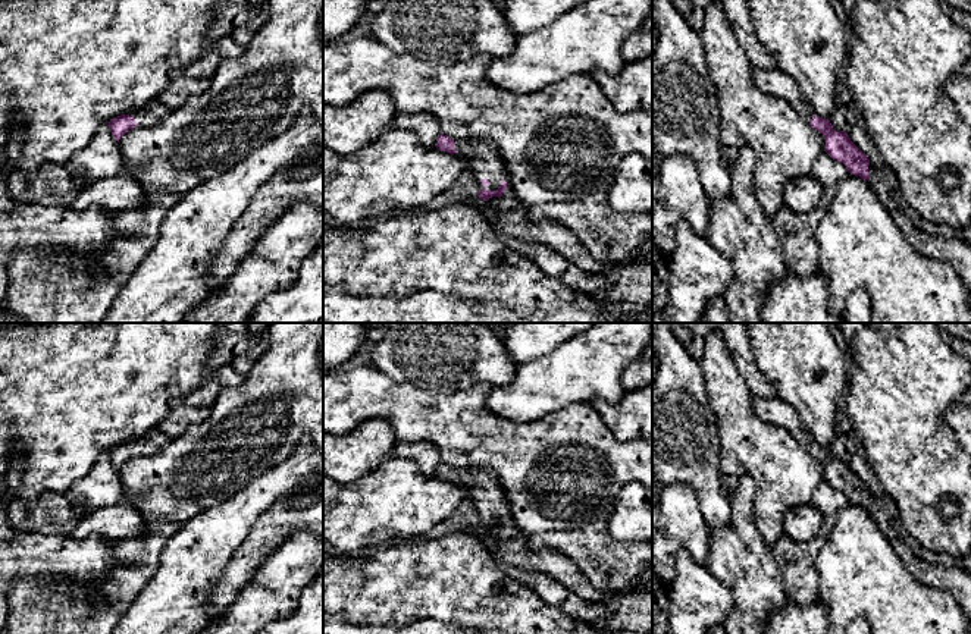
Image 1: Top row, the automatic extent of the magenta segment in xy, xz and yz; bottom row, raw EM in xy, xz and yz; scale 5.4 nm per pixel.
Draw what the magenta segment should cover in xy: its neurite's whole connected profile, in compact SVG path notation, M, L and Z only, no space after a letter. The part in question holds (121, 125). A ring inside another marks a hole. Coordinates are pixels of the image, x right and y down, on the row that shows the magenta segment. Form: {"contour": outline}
{"contour": "M156 98L147 103L145 107L134 110L128 114L120 114L110 119L109 128L113 138L119 139L135 126L153 126L167 114L169 109L159 103Z"}

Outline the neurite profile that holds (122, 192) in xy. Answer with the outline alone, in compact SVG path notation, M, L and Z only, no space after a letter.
M122 170L113 178L87 183L69 208L82 211L90 205L101 205L116 213L142 208L144 204L145 194L142 185Z

